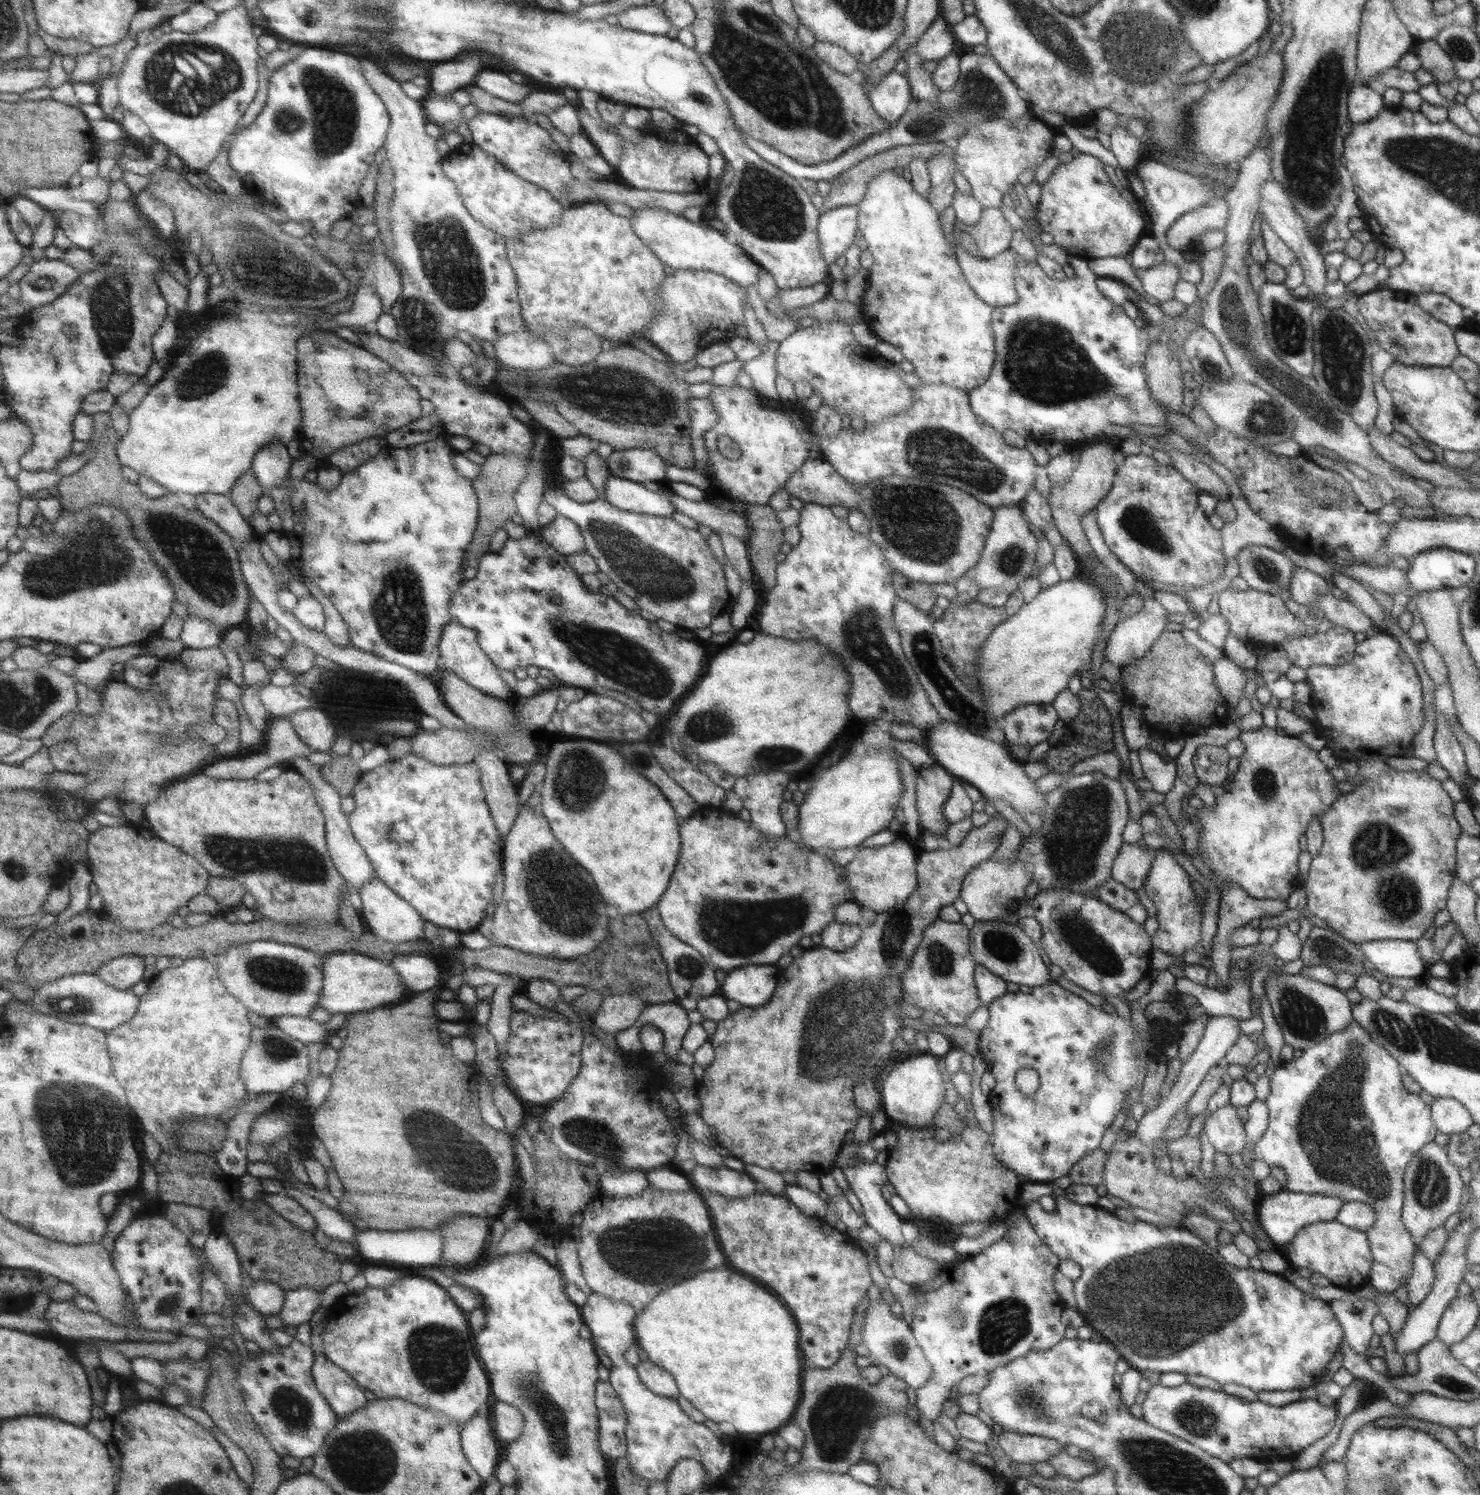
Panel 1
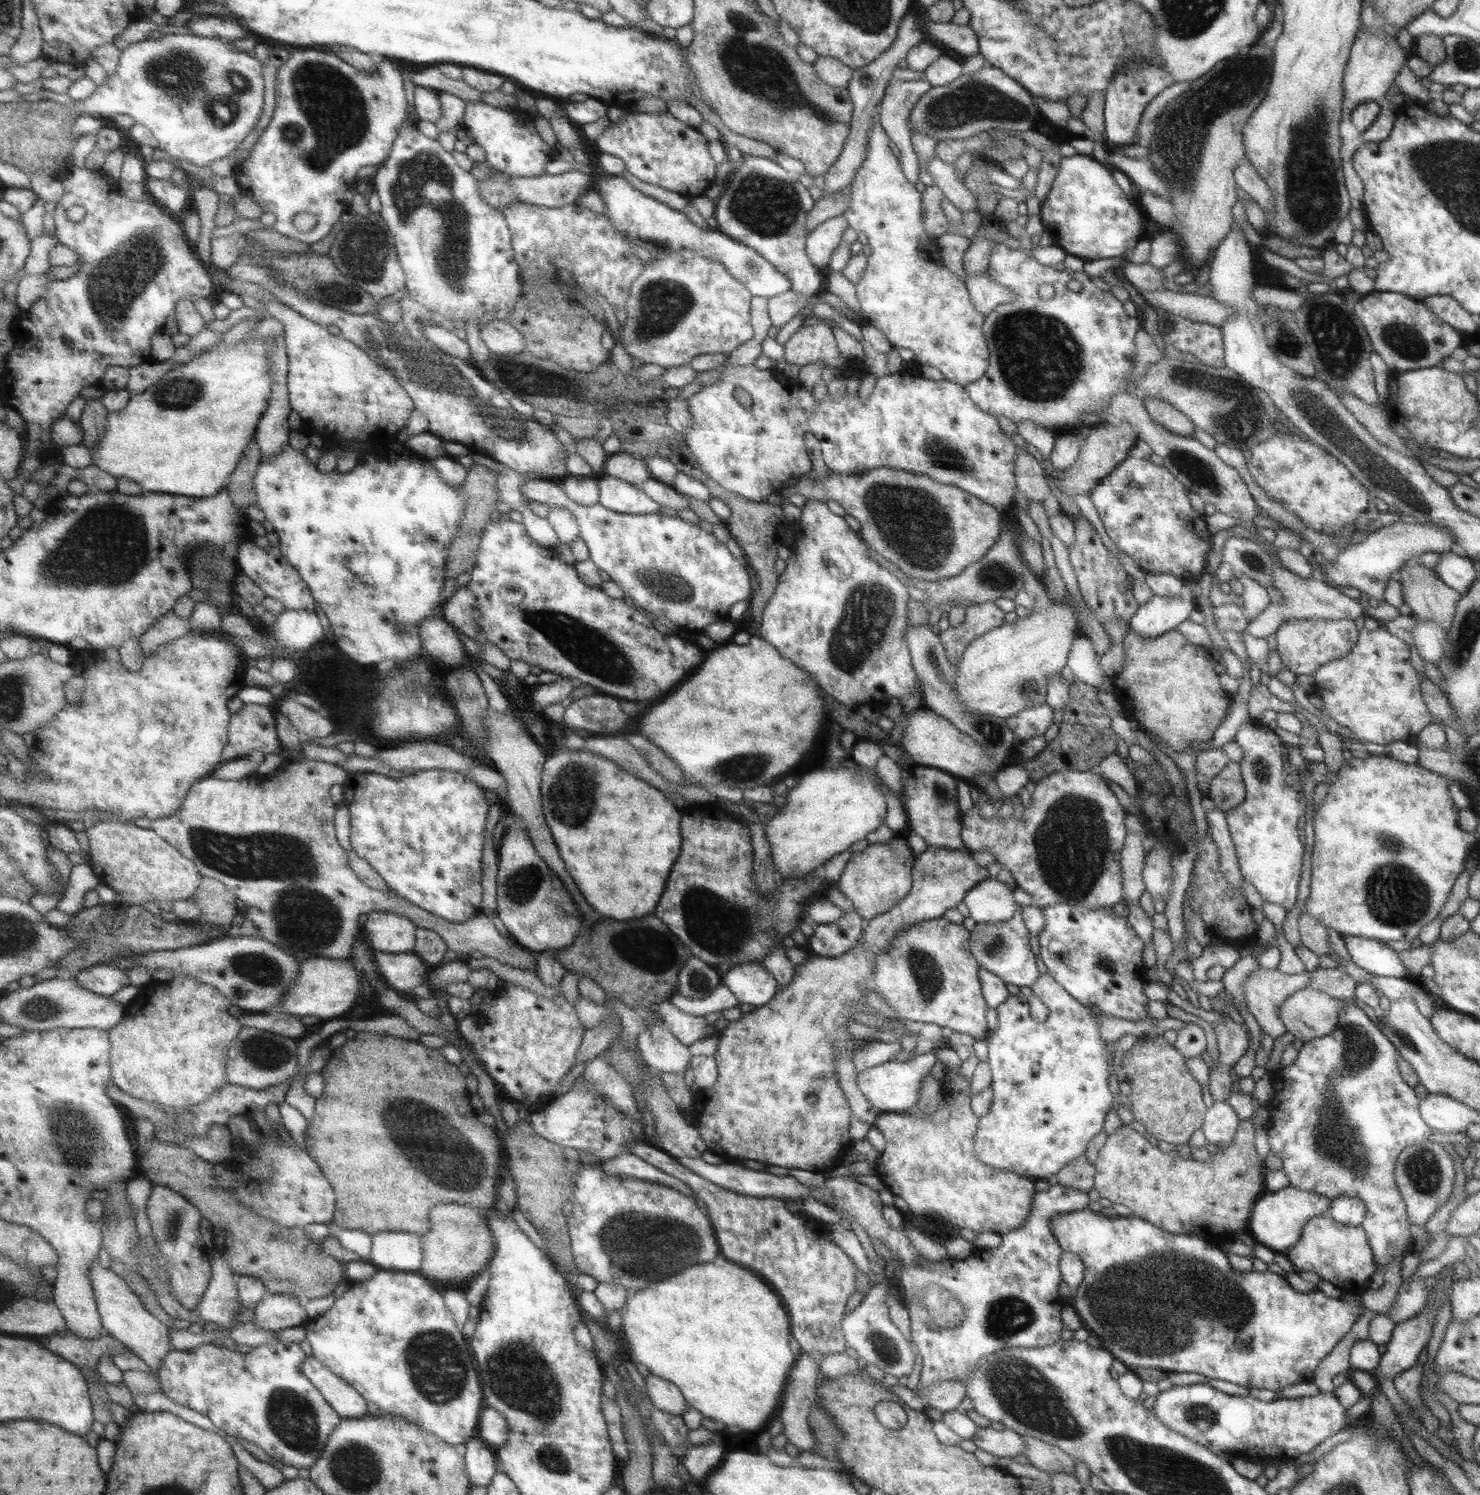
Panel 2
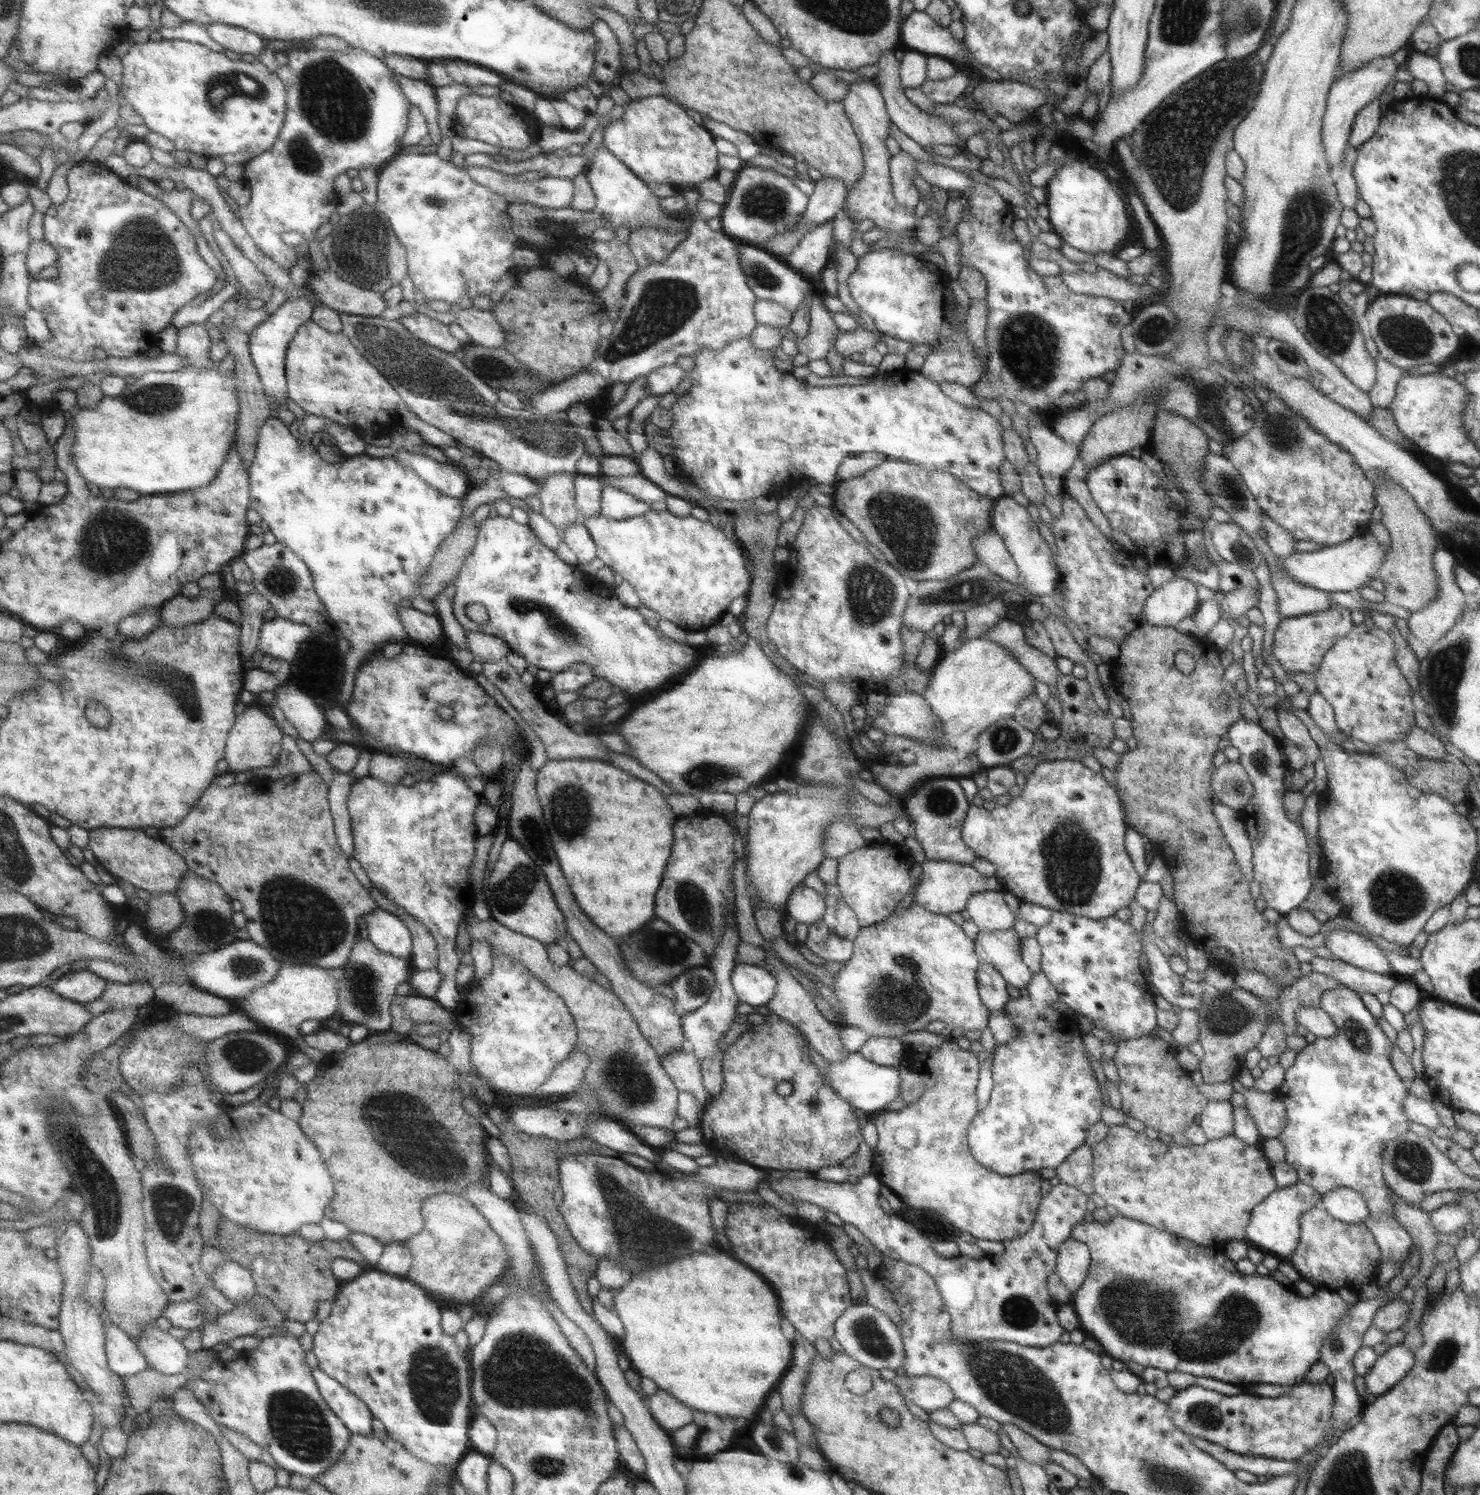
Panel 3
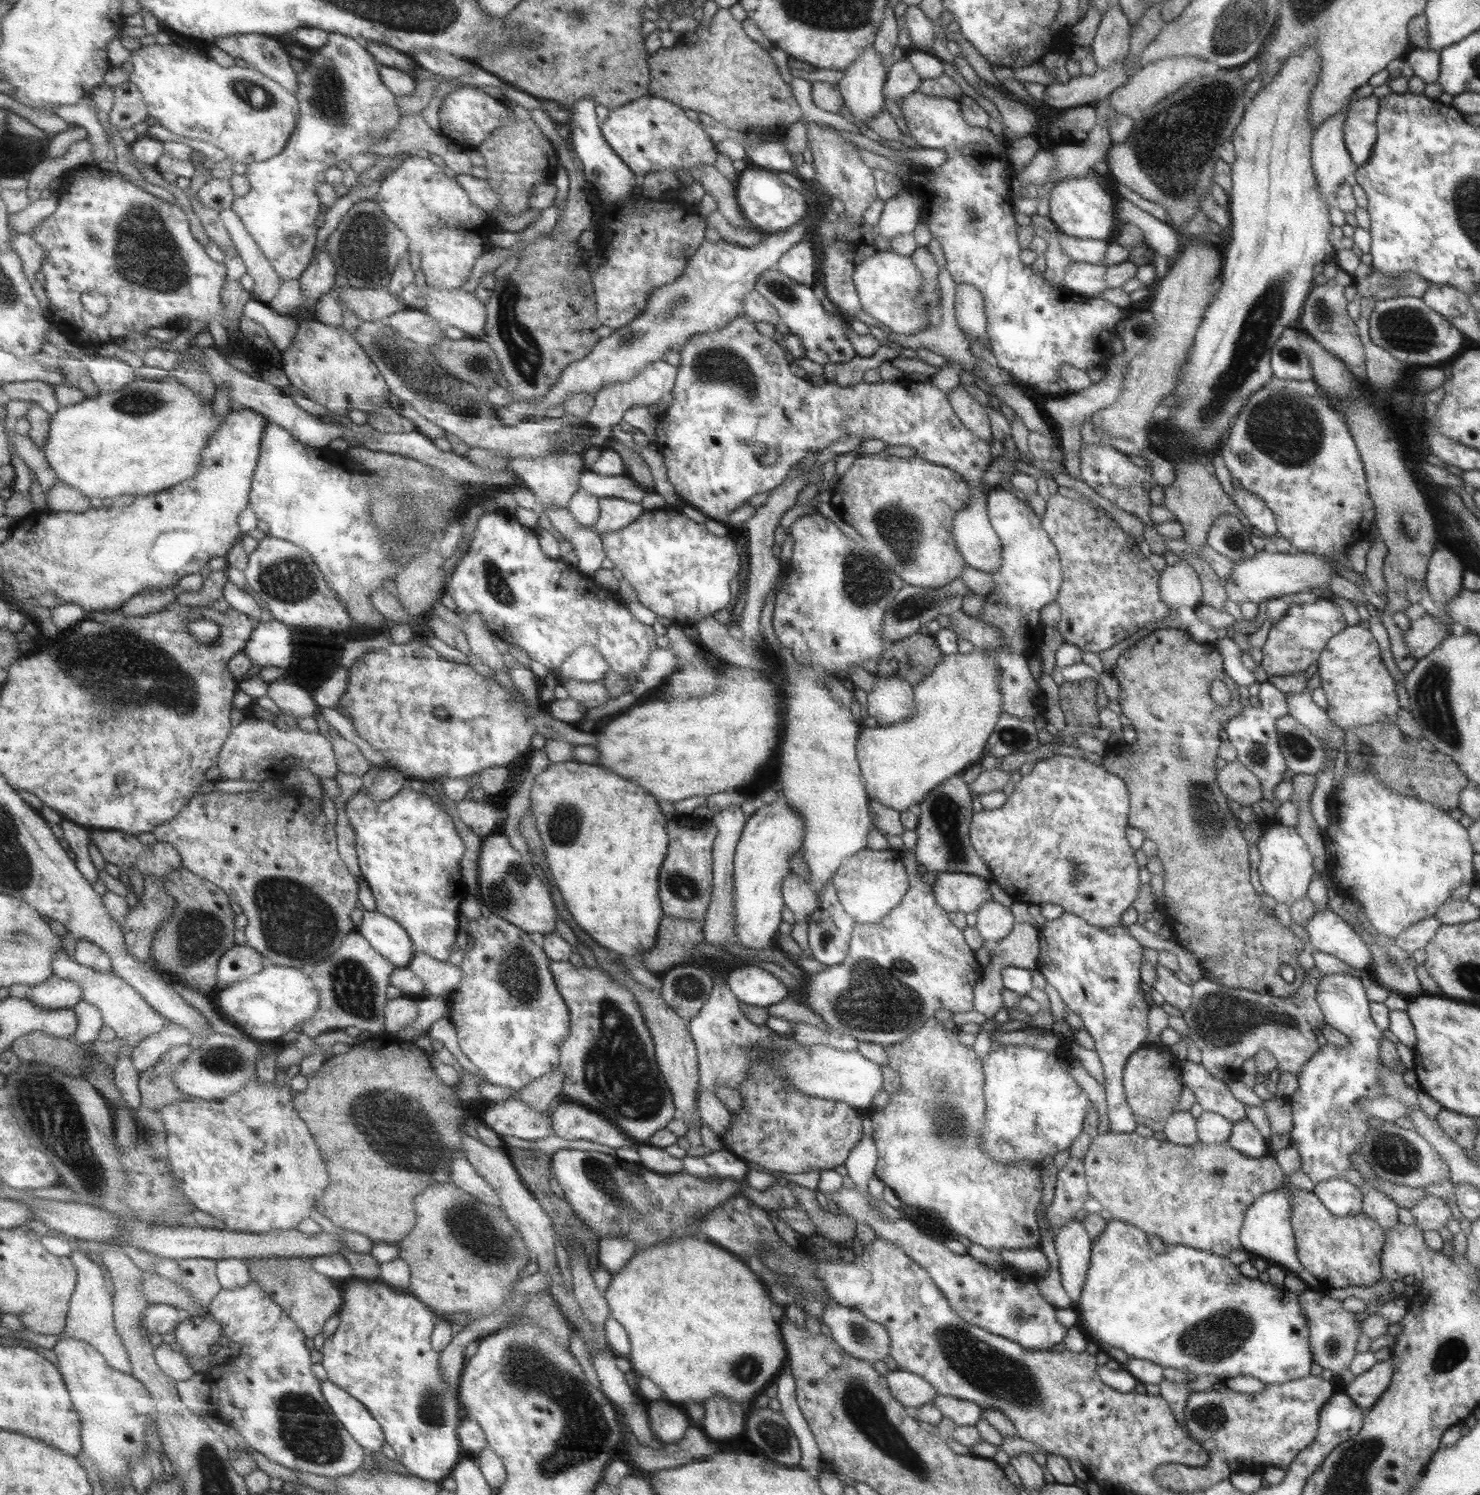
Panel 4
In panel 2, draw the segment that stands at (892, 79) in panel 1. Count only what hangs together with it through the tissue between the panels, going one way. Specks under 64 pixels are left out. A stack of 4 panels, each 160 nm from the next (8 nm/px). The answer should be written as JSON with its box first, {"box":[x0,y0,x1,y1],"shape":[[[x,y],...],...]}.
{"box":[877,78,932,186],"shape":[[[924,78],[920,80],[891,80],[888,86],[888,90],[885,91],[885,95],[879,104],[877,111],[880,124],[882,128],[887,132],[891,141],[896,144],[898,150],[900,150],[900,164],[903,173],[906,178],[910,180],[910,184],[916,186],[920,182],[919,164],[916,151],[913,147],[911,139],[912,133],[909,127],[909,114],[913,106],[921,100],[921,96],[926,94],[926,91],[932,87],[931,84]]]}

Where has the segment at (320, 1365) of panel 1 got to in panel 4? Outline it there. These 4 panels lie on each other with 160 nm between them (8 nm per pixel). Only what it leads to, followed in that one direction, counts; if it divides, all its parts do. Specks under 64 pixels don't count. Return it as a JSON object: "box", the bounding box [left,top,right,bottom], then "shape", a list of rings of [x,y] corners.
{"box":[323,1379,388,1452],"shape":[[[329,1379],[323,1382],[323,1391],[336,1416],[364,1448],[378,1452],[388,1444],[382,1424],[355,1395]]]}

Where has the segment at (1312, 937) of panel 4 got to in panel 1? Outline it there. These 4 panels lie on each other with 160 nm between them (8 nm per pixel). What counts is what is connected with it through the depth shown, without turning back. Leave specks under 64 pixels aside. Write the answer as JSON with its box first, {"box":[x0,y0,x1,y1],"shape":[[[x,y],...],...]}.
{"box":[1360,939,1428,978],"shape":[[[1375,939],[1360,944],[1366,958],[1385,976],[1421,978],[1428,963],[1420,957],[1414,941]]]}

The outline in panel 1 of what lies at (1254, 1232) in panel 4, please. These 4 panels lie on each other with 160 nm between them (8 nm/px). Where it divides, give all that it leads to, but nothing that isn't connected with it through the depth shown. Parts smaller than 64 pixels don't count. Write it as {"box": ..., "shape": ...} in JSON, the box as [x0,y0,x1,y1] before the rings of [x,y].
{"box":[1256,1188,1345,1245],"shape":[[[1284,1188],[1276,1194],[1268,1195],[1258,1204],[1256,1213],[1258,1221],[1267,1235],[1278,1245],[1288,1244],[1296,1233],[1305,1226],[1315,1222],[1335,1220],[1345,1201],[1340,1197],[1326,1196],[1320,1193],[1297,1193]]]}

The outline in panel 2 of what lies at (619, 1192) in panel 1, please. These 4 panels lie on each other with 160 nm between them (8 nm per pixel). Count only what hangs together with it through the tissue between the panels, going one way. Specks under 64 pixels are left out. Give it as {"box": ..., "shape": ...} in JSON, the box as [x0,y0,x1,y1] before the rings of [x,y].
{"box":[600,1152,698,1198],"shape":[[[632,1152],[619,1154],[616,1158],[602,1161],[600,1165],[608,1176],[621,1176],[621,1178],[635,1178],[636,1180],[662,1183],[678,1189],[692,1198],[698,1197],[685,1182],[666,1174],[666,1172],[652,1166],[652,1164],[648,1164],[648,1162]]]}

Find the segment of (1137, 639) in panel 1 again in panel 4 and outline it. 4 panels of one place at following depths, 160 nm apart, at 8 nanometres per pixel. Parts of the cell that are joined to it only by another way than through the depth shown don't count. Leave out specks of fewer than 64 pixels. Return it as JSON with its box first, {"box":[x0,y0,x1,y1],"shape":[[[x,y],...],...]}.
{"box":[1159,562,1202,627],"shape":[[[1187,562],[1167,565],[1159,578],[1159,593],[1162,602],[1178,612],[1185,627],[1197,619],[1196,609],[1202,604],[1202,583]]]}

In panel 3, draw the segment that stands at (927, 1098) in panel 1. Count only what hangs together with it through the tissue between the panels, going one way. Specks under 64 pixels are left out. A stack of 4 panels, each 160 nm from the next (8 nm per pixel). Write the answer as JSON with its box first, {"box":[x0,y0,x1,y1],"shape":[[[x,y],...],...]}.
{"box":[821,1051,902,1112],"shape":[[[859,1051],[850,1052],[842,1062],[830,1062],[828,1074],[821,1072],[821,1076],[844,1100],[866,1112],[883,1112],[890,1102],[901,1096],[902,1079],[898,1067],[880,1066],[864,1058]]]}

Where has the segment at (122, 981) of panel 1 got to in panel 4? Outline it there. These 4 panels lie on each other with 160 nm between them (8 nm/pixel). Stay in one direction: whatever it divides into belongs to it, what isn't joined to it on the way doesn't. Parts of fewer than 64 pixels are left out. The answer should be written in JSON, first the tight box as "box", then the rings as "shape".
{"box":[30,974,84,1010],"shape":[[[54,974],[52,978],[35,986],[30,1000],[36,1002],[36,1006],[40,1006],[44,1010],[75,1009],[80,1002],[84,1001],[84,989],[78,981],[62,979]]]}

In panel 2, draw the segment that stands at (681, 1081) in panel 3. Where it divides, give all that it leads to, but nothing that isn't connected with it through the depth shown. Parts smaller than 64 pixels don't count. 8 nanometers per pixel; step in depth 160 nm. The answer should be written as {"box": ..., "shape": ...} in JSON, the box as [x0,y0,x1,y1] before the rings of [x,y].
{"box":[637,1021,693,1076],"shape":[[[662,1021],[648,1025],[638,1035],[637,1048],[643,1062],[657,1072],[678,1073],[684,1076],[686,1065],[693,1057]]]}

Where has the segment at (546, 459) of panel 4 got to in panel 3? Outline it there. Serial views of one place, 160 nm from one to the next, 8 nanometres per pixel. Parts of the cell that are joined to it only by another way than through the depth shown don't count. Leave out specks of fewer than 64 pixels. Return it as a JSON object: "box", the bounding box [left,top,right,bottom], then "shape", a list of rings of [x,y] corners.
{"box":[536,474,580,532],"shape":[[[554,474],[548,478],[536,479],[541,486],[538,497],[541,498],[542,514],[556,531],[564,532],[568,525],[579,520],[580,511],[575,503],[575,474]]]}

